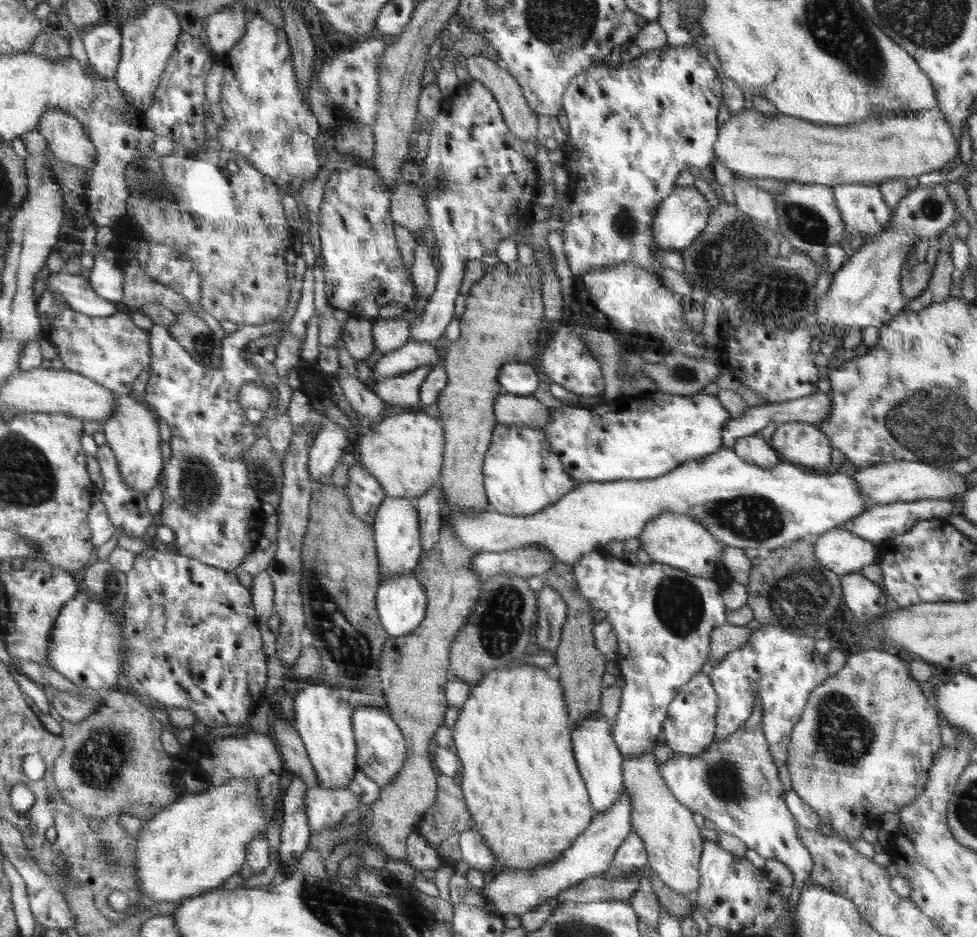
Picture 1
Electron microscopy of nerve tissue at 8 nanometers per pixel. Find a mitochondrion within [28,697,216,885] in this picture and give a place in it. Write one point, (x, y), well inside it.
(105, 760)

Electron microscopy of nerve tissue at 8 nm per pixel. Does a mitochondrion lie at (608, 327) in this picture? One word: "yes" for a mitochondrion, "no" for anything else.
no

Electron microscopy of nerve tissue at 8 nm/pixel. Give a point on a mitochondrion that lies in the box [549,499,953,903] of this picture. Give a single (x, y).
(841, 735)

